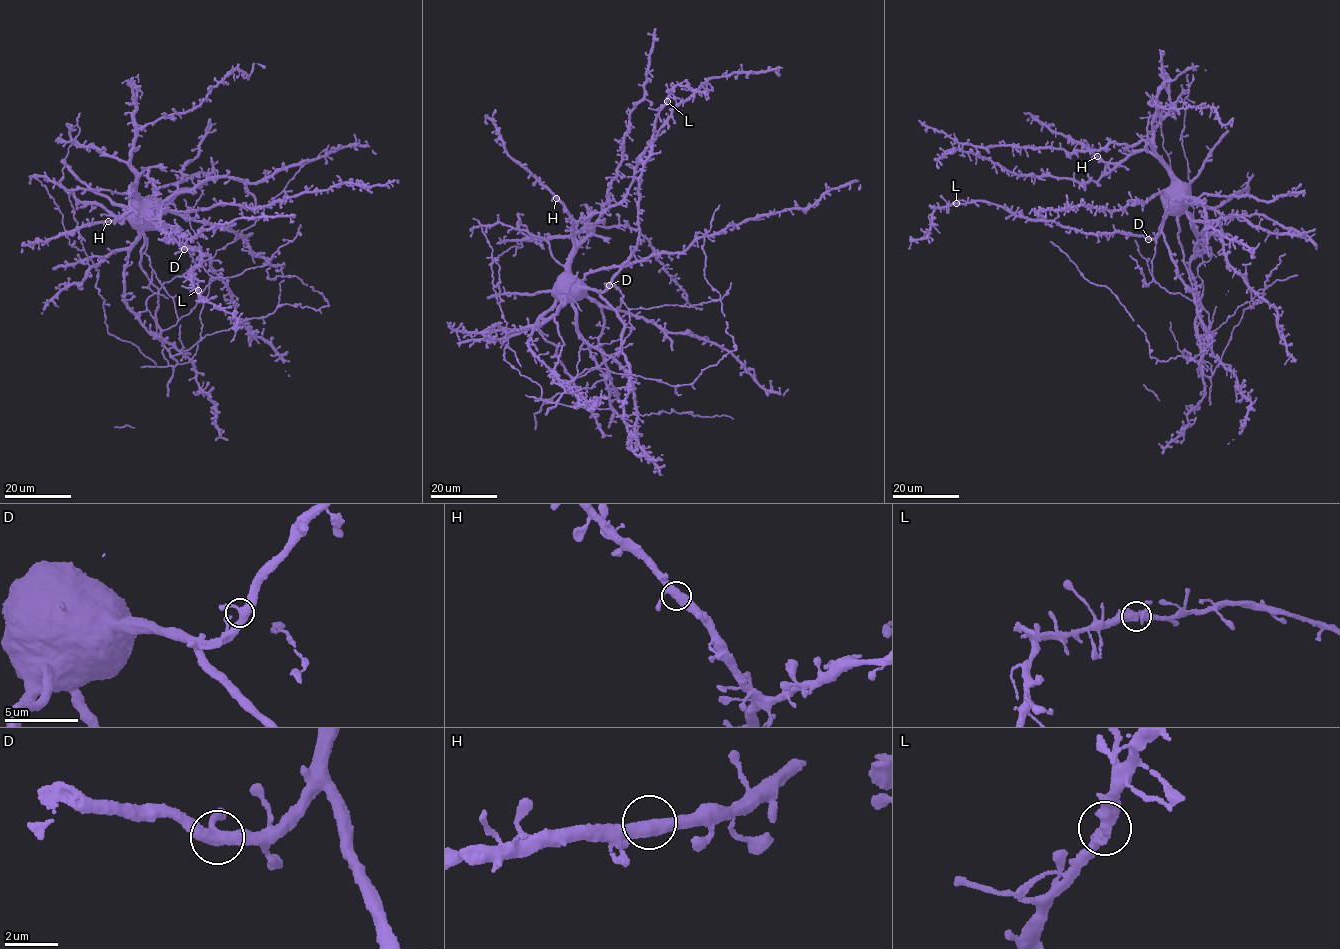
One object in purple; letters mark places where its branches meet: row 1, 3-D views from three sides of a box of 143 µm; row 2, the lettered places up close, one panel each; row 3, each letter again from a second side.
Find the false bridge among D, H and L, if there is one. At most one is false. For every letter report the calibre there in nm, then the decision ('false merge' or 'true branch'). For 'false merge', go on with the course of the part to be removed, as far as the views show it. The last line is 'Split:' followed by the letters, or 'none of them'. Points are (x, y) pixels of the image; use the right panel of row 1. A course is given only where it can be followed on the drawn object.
D: 400 nm thick; true branch
H: 400 nm thick; true branch
L: 400 nm thick; true branch
Split: none of them

